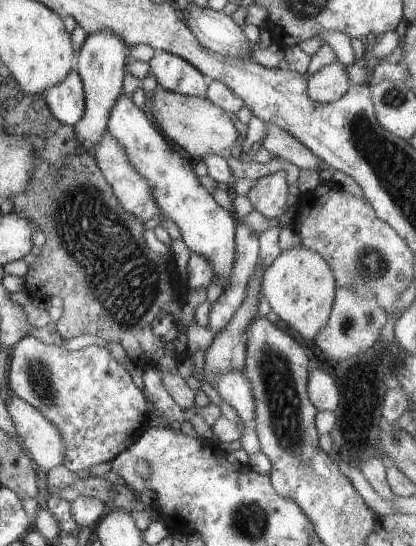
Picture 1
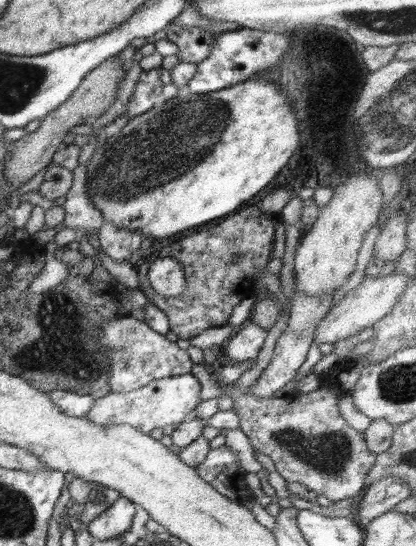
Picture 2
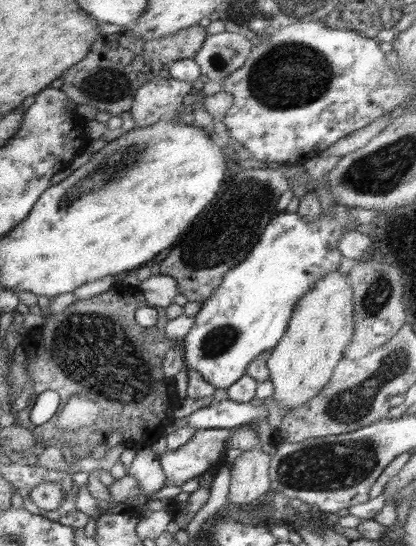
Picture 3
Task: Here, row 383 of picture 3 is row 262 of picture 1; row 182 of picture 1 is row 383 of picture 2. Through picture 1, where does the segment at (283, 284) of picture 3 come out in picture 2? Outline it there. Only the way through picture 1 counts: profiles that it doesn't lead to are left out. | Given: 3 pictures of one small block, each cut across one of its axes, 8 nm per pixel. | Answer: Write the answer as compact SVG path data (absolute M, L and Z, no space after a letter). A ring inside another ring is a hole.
M192 373L169 376L153 380L150 384L128 393L111 392L95 399L89 411L85 414L91 422L108 428L115 424L128 424L144 434L150 434L156 428L177 426L188 414L195 412L202 402L200 399L200 382Z

